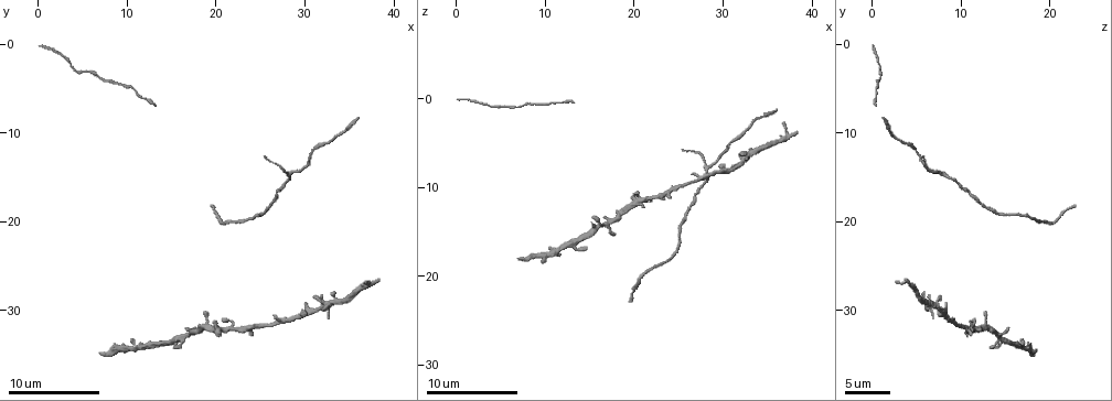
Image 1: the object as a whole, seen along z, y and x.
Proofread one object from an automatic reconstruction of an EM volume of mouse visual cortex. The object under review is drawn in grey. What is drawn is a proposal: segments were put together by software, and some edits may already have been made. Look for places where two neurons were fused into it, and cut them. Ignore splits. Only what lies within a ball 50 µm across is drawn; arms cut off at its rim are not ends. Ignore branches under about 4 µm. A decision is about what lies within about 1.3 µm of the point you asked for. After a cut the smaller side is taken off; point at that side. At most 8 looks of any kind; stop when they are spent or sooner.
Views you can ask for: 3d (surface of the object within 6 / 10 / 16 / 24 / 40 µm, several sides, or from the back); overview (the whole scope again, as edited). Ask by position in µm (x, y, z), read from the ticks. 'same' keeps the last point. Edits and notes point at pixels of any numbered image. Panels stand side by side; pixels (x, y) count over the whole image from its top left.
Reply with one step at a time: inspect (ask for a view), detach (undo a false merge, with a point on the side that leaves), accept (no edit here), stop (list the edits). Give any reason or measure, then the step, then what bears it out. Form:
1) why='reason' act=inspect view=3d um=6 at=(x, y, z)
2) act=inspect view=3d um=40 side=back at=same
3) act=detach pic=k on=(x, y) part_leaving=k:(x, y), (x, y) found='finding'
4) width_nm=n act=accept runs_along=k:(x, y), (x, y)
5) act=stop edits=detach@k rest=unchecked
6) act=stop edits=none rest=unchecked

why='three-way junction' act=inspect view=3d um=10 at=(28.6, 14.4, 7.8)

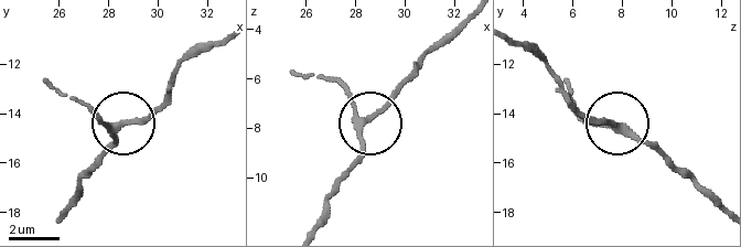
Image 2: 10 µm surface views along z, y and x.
side_arm_um=12 act=accept runs_along=2:(712, 205), (662, 157), (615, 127), (575, 111) found='one neuron here'

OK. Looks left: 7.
act=inspect view=3d um=16 at=(26.6, 17.6, 11.6)

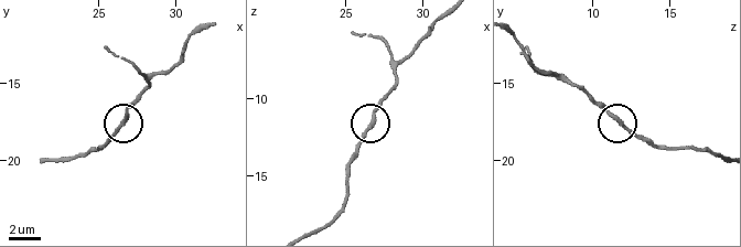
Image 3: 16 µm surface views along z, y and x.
act=accept found='all the same neuron'

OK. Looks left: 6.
why='branch point' act=inspect view=3d um=6 at=(31.8, 29.0, 7.4)

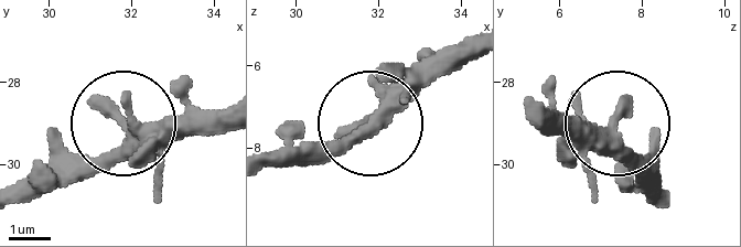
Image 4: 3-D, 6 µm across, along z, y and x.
why='from behind' act=inspect view=3d um=6 side=back at=(31.65, 28.80, 7.40)

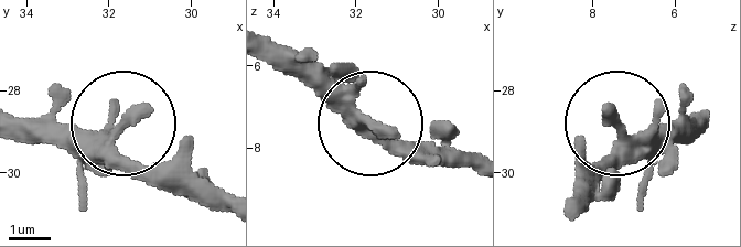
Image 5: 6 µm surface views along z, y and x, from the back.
act=accept found='one neuron here'

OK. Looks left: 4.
why='three arms meet' act=inspect view=3d um=10 at=(20.8, 32.2, 11.6)

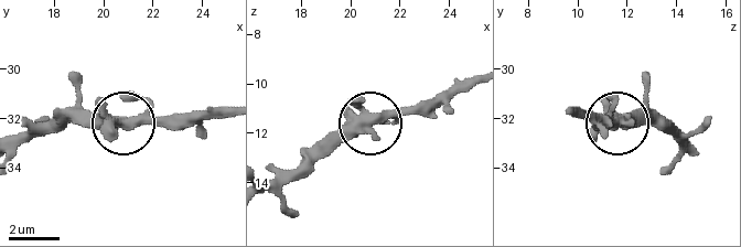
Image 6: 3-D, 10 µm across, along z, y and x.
arms=3 act=accept found='all the same neuron'

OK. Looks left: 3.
act=stop edits=none rest=unchecked

